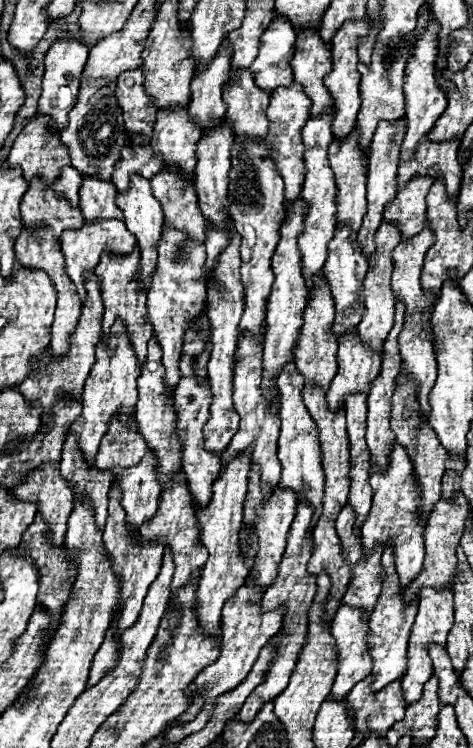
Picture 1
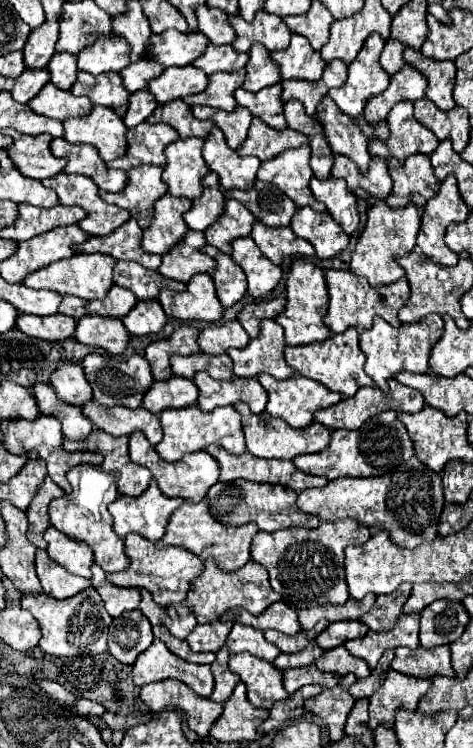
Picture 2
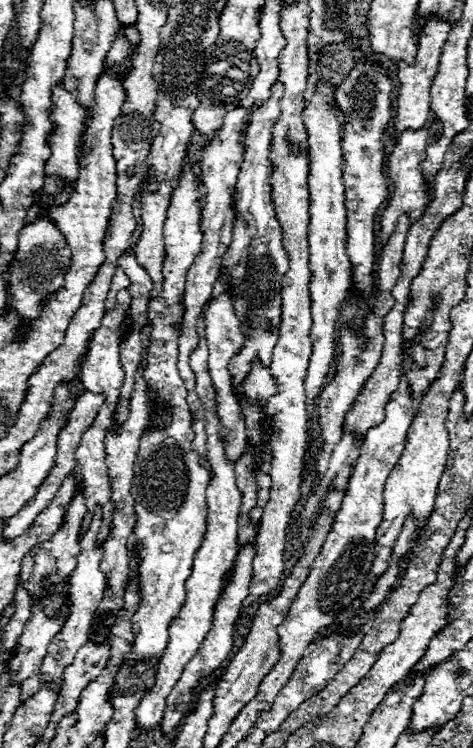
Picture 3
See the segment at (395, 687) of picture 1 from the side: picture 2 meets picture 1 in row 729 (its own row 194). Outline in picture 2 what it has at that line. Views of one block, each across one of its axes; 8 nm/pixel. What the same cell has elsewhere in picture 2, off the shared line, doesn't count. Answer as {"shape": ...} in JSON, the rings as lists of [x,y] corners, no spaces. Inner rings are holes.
{"shape":[[[336,156],[332,176],[346,180],[348,190],[364,200],[368,200],[370,196],[386,200],[392,192],[392,178],[388,176],[388,164],[386,160],[380,158],[372,158],[368,174],[362,174],[356,168],[356,164],[352,164],[352,160],[348,160],[346,156]]]}

